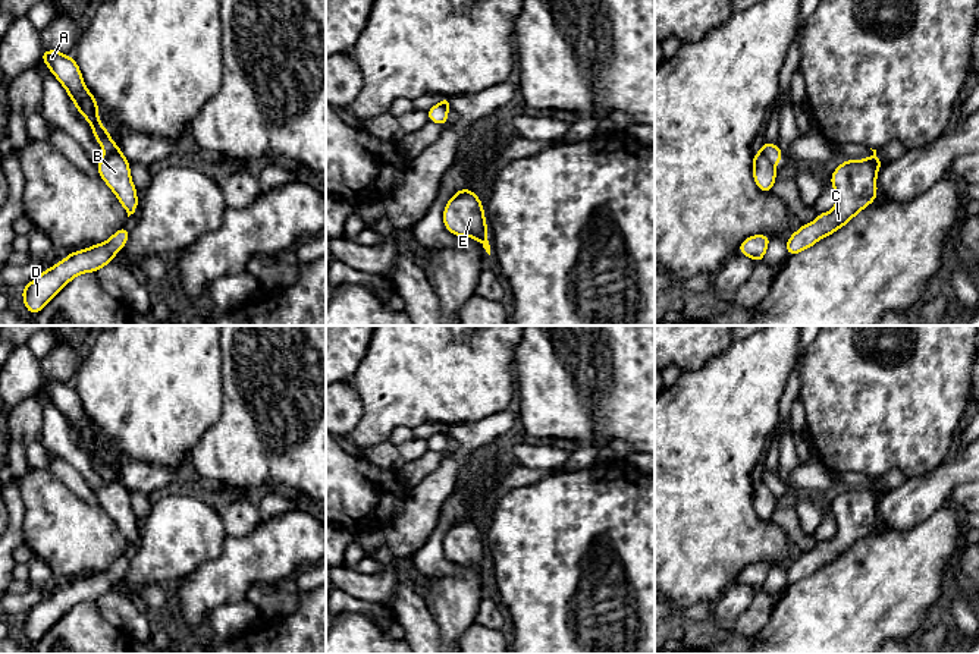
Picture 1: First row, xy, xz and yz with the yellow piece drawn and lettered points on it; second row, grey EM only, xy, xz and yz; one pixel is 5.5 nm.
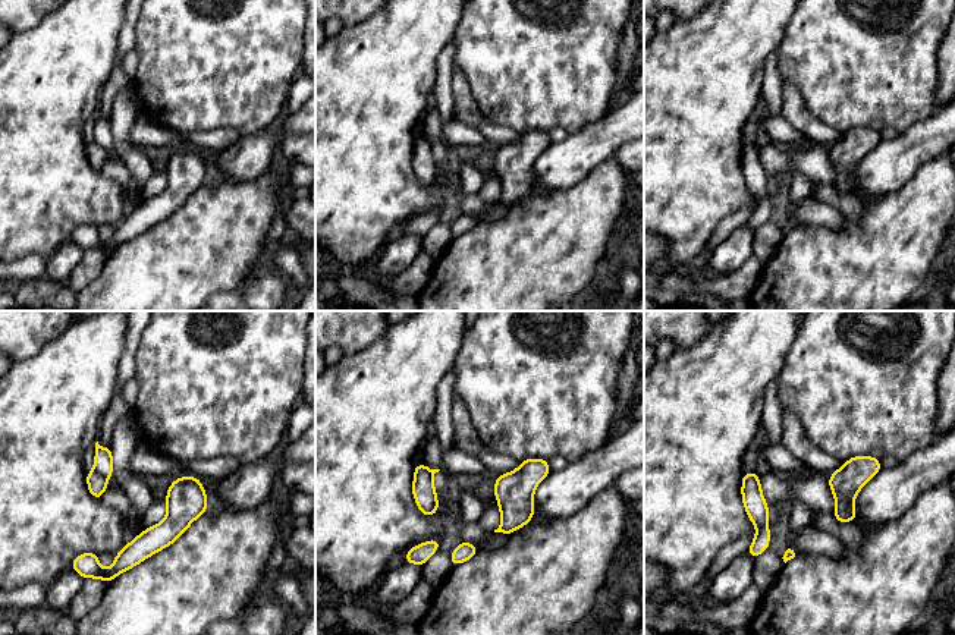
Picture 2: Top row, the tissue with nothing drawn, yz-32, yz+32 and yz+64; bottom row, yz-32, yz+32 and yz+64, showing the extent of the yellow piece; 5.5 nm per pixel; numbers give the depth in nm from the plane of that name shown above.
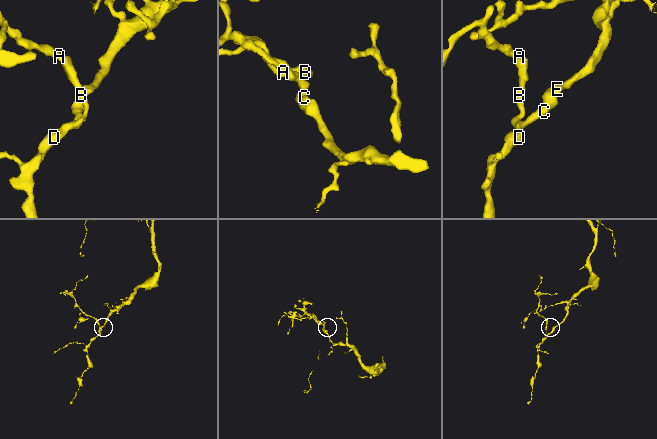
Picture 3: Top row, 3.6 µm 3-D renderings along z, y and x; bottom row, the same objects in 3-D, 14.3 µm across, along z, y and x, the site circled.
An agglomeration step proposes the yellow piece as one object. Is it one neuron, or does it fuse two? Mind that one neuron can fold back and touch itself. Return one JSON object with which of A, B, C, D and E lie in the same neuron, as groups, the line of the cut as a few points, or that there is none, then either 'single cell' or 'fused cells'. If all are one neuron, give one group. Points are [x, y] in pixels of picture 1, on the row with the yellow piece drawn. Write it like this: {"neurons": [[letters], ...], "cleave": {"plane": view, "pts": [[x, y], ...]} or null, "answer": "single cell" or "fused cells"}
{"neurons": [["A"], ["B", "C", "D", "E"]], "cleave": {"plane": "yz", "pts": [[762, 150], [774, 164]]}, "answer": "fused cells"}

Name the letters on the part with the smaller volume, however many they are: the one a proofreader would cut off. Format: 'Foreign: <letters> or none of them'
Foreign: A

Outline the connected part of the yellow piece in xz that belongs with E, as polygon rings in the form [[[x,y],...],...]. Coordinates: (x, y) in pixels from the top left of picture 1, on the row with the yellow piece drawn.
[[[459,189],[448,201],[442,218],[448,232],[477,239],[490,255],[483,204],[474,192]]]

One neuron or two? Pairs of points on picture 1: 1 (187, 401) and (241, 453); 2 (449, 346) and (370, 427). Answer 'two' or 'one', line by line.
1: two
2: one

